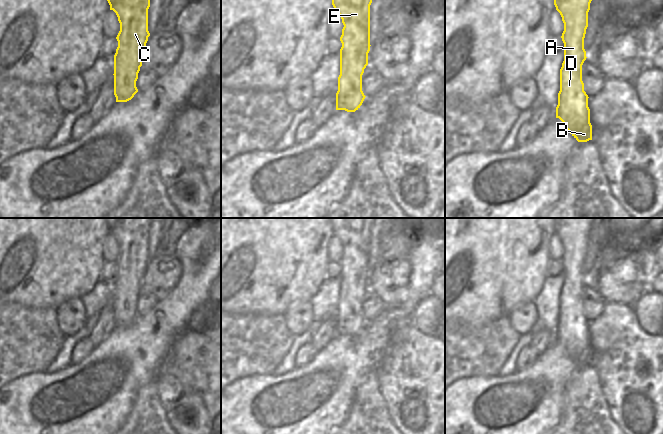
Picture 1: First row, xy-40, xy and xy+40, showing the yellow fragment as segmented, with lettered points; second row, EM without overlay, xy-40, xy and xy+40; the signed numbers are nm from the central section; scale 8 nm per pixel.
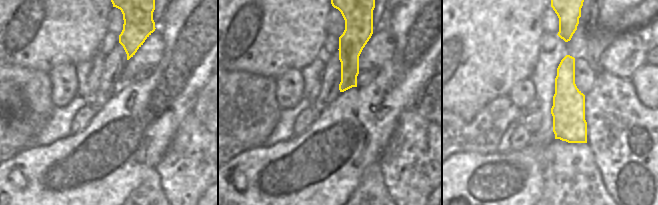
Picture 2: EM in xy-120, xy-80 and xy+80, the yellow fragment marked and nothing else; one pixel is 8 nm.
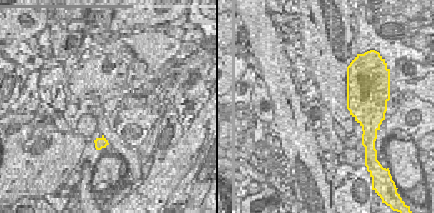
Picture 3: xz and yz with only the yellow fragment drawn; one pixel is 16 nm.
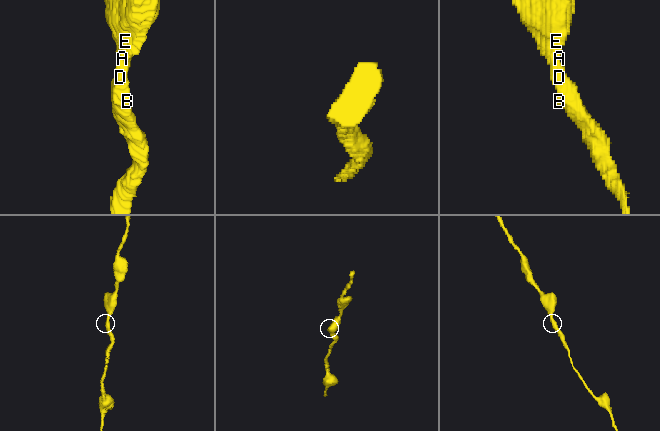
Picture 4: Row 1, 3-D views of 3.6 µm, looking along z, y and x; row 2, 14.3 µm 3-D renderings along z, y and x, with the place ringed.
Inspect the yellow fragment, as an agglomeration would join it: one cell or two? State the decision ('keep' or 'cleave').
keep

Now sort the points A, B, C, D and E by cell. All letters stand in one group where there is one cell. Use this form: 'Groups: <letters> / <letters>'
Groups: A B C D E

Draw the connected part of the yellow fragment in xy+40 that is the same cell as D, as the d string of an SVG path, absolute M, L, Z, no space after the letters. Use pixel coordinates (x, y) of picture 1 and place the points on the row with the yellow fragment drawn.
M554 0L556 10L560 13L564 23L562 41L564 43L564 61L560 69L560 91L558 93L558 105L556 118L565 125L568 132L578 141L592 140L592 125L590 123L590 109L588 107L588 95L584 91L582 81L582 65L586 60L584 38L588 27L588 12L592 0Z

